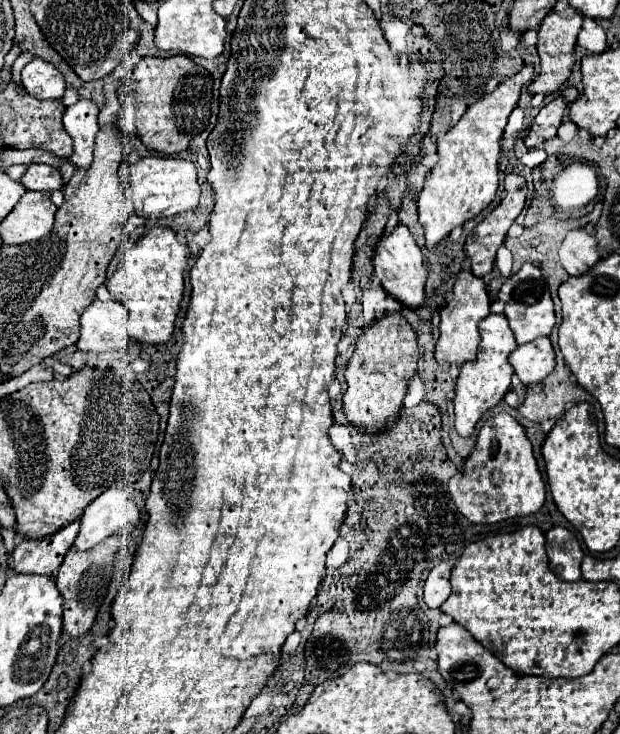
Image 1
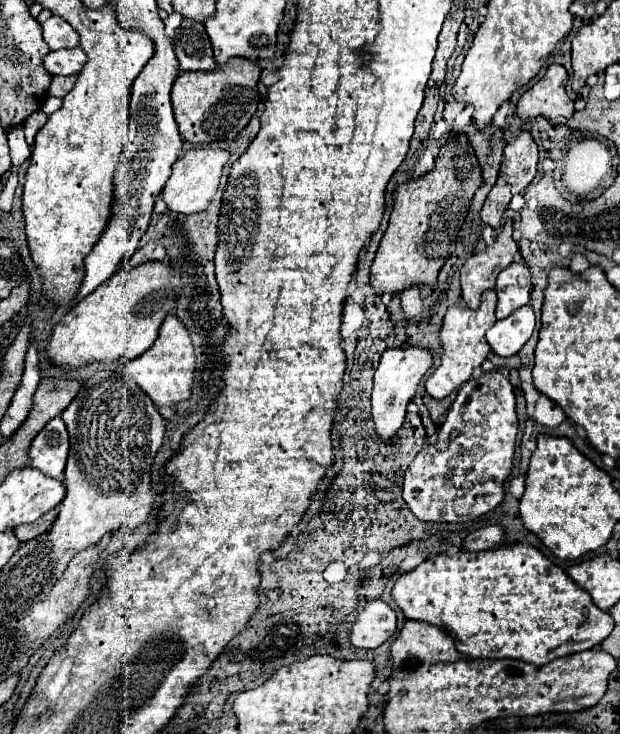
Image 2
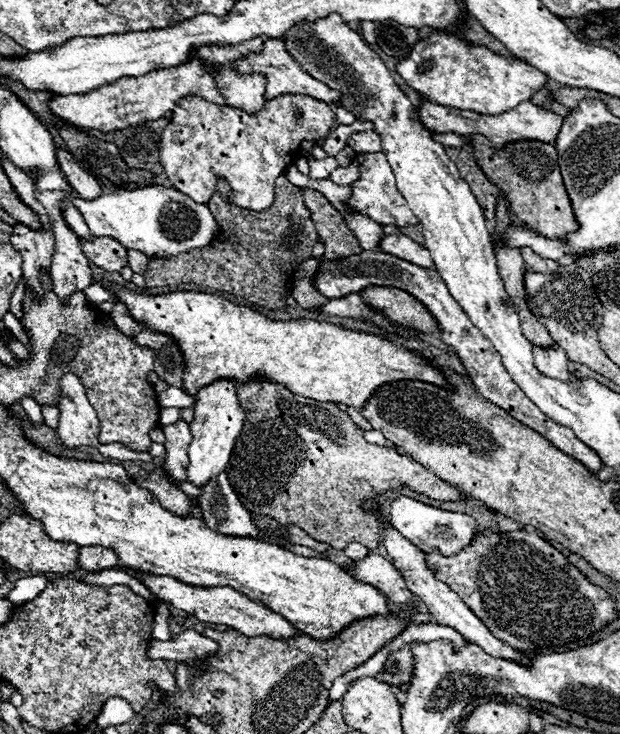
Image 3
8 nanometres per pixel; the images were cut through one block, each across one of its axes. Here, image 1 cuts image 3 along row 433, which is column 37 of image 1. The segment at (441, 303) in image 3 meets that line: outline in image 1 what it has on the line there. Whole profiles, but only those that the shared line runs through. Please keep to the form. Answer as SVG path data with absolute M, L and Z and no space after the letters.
M74 520L50 534L50 538L24 538L12 552L14 570L24 574L56 574L64 554L78 536L78 526L80 520Z

